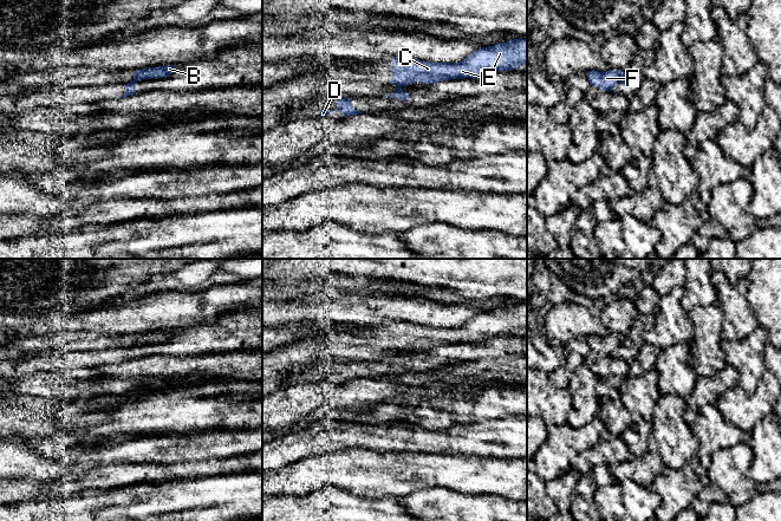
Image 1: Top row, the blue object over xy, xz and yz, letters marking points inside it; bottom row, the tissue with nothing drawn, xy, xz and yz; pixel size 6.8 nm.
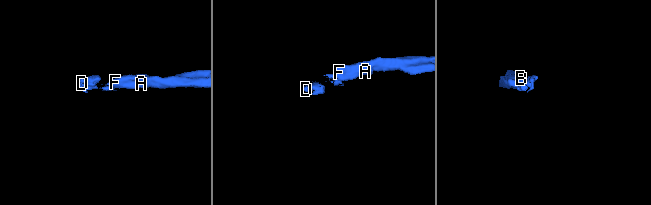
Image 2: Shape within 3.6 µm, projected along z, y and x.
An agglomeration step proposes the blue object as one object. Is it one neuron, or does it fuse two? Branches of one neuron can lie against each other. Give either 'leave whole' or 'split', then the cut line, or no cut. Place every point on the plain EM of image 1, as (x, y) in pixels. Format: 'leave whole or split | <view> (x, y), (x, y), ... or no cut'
split | yz (626, 342), (619, 346)

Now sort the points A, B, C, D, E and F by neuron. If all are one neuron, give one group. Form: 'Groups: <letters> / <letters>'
Groups: A B C E F / D

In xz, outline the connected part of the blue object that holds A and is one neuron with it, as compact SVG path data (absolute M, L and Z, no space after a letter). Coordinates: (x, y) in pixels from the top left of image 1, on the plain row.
M510 304L479 313L460 327L432 327L393 321L390 349L402 352L416 346L432 349L451 344L479 344L483 334L509 336L526 328L527 304Z

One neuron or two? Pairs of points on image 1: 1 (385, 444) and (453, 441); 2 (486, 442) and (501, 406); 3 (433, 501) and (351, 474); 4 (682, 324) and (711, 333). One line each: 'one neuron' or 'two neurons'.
1: one neuron
2: two neurons
3: two neurons
4: two neurons

